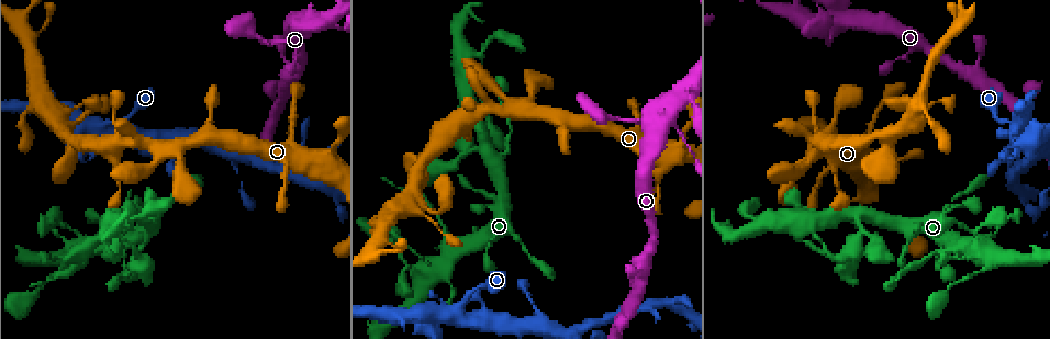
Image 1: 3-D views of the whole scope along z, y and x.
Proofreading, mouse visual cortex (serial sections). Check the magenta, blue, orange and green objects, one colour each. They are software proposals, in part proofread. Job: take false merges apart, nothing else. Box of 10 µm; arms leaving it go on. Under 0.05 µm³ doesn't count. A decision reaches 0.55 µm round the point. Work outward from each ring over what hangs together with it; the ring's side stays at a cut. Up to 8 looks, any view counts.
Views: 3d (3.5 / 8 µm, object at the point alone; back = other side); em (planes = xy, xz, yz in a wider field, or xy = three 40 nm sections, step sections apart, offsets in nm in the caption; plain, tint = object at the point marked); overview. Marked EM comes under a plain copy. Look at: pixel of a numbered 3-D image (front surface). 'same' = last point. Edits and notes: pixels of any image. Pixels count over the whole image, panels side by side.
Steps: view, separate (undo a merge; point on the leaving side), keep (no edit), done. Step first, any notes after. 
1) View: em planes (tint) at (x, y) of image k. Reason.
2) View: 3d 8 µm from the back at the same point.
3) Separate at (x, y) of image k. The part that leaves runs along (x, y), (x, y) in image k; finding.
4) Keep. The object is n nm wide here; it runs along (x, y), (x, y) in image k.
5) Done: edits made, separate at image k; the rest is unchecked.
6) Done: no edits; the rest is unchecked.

View: 3d 3.5 µm at (957, 246) of image 1. Calibre changes.

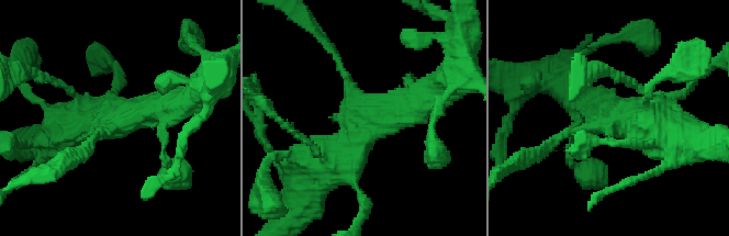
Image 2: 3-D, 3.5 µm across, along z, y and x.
View: em xy step 2 (tint) at (617, 116) of image 2. 3 arms meet here; the arms are 150, 400, 450 nm wide.

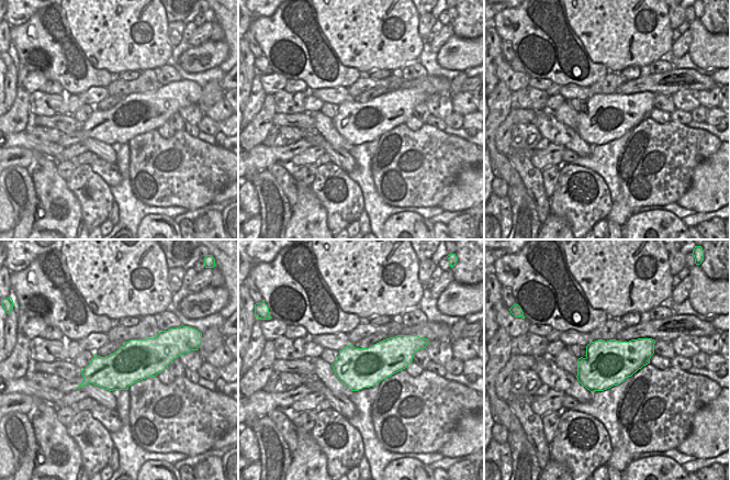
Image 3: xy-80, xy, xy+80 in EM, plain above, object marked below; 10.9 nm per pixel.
Keep. It runs along (442, 89), (317, 165) in image 2; continuous, no second cell.

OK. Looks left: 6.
View: 3d 3.5 µm at (428, 216) of image 1. Abrupt turn.

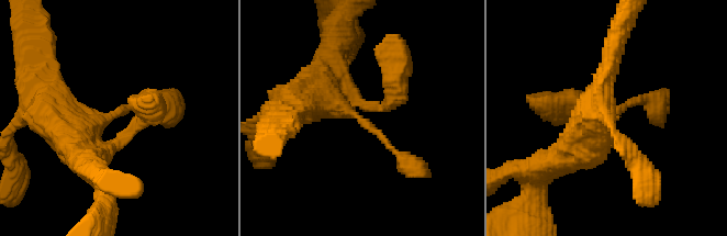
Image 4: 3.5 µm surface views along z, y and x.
View: em xy step 3 (tint) at (357, 116) of image 4.

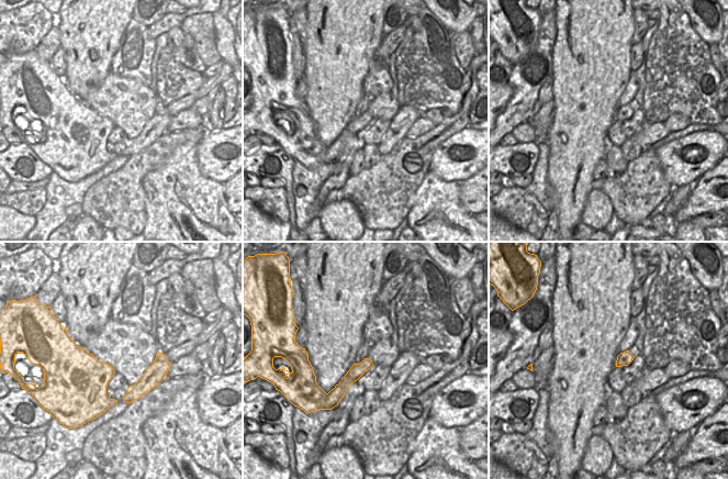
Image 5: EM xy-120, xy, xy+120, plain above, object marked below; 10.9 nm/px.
View: em xy step 2 (tint) at the same point. Cut it another way.

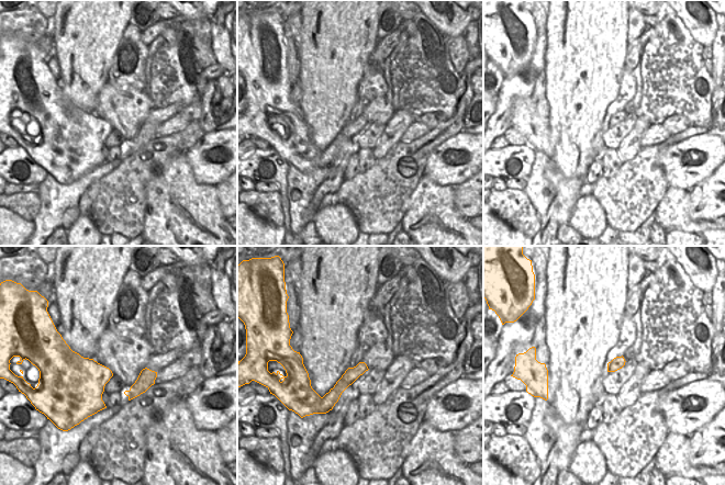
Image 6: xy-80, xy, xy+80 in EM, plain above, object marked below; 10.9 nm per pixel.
Keep. The arms are 100, 500 nm wide; it runs along (364, 367), (353, 373), (325, 399) in image 6; continuous, no second cell.

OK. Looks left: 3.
View: 3d 3.5 µm at (468, 299) of image 1. Calibre changes.

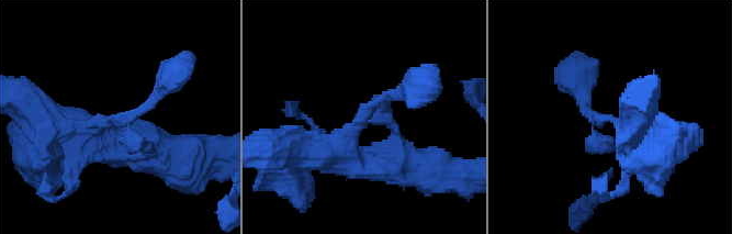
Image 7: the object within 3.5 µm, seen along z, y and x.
View: em xy step 1 (tint) at (116, 116) of image 7. Shape alone is not enough.

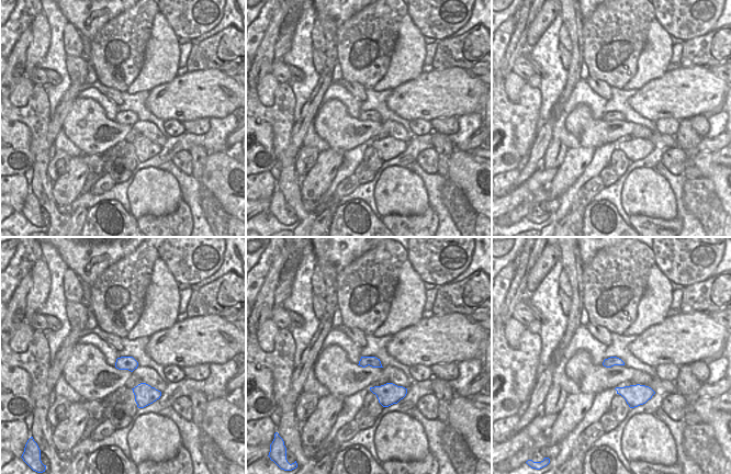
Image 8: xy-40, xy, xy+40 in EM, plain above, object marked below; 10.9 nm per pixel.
View: em xy step 5 (tint) at the same point. Another direction.

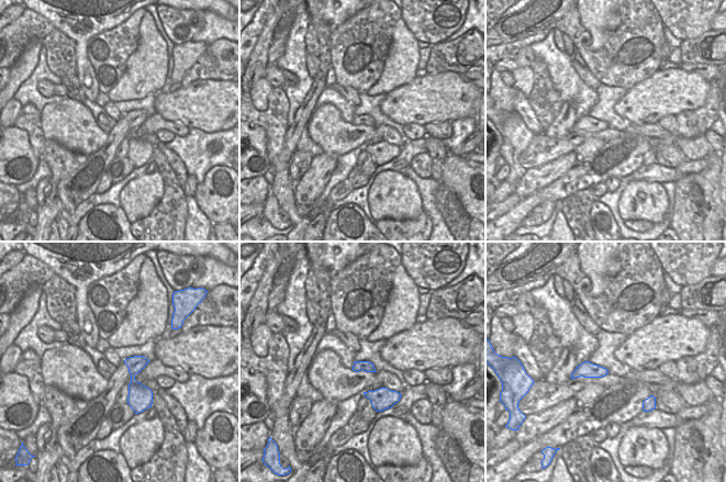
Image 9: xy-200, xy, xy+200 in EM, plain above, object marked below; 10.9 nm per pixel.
Keep. The object is 120 nm wide here; it runs along (578, 85), (586, 111), (654, 145) in image 7; continuous, no second cell.

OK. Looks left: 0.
Done: no edits; the rest is unchecked.

